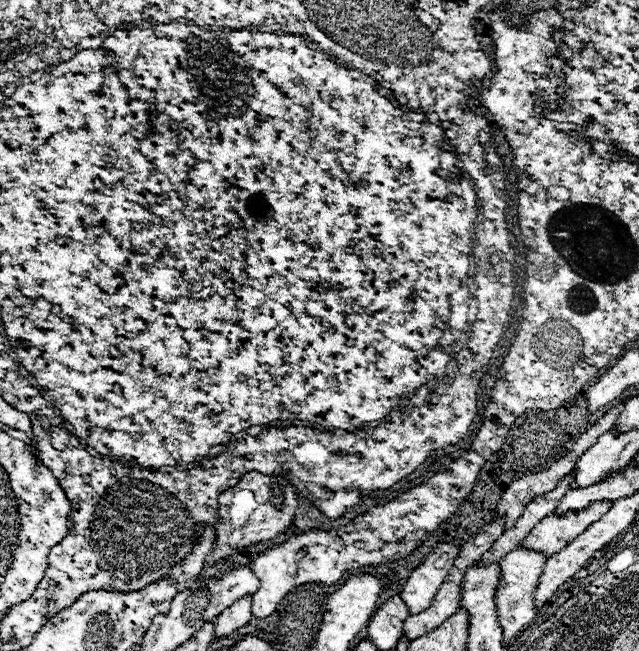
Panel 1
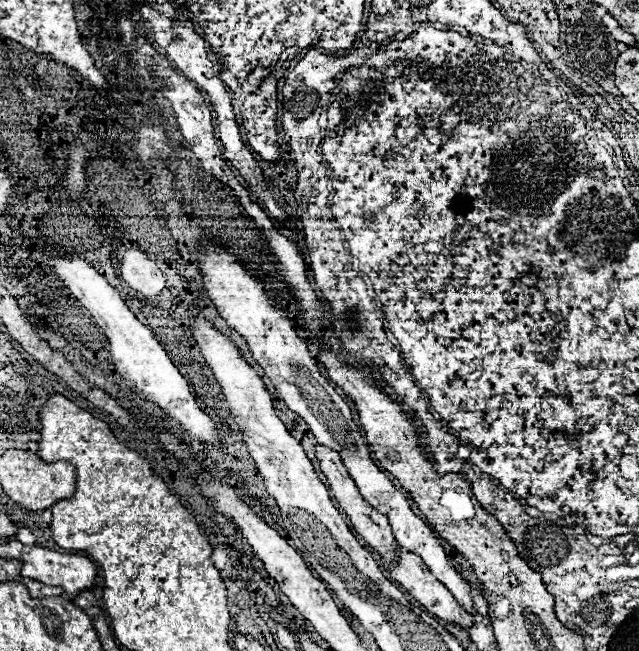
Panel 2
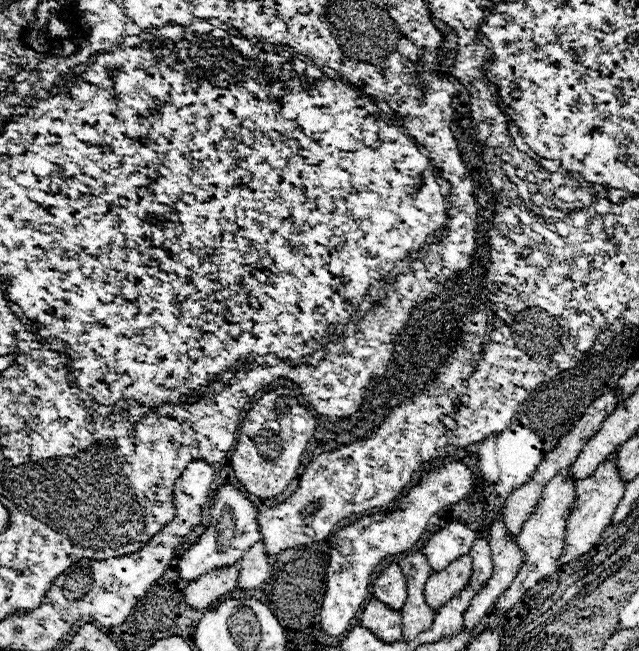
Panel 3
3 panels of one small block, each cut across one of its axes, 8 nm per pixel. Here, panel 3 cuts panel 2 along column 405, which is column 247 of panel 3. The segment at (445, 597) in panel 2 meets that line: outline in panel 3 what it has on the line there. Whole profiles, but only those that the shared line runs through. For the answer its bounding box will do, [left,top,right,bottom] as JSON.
[238,540,270,588]

